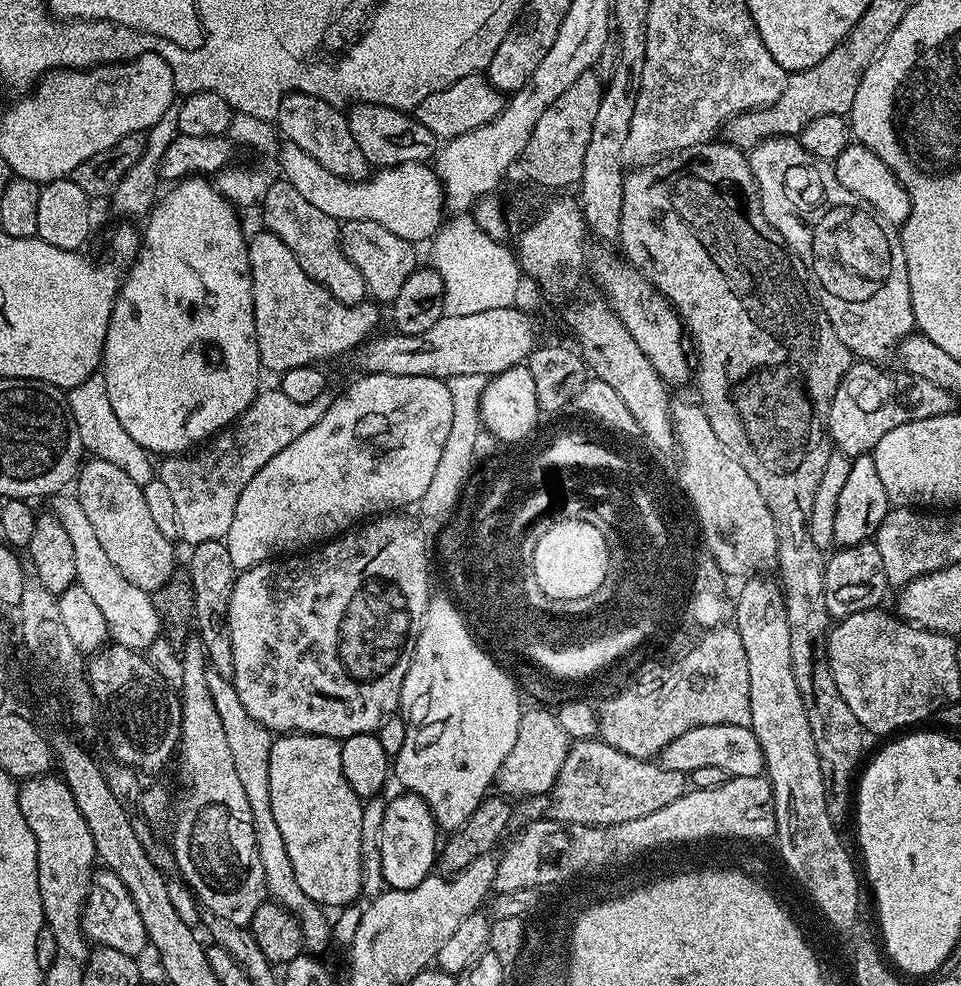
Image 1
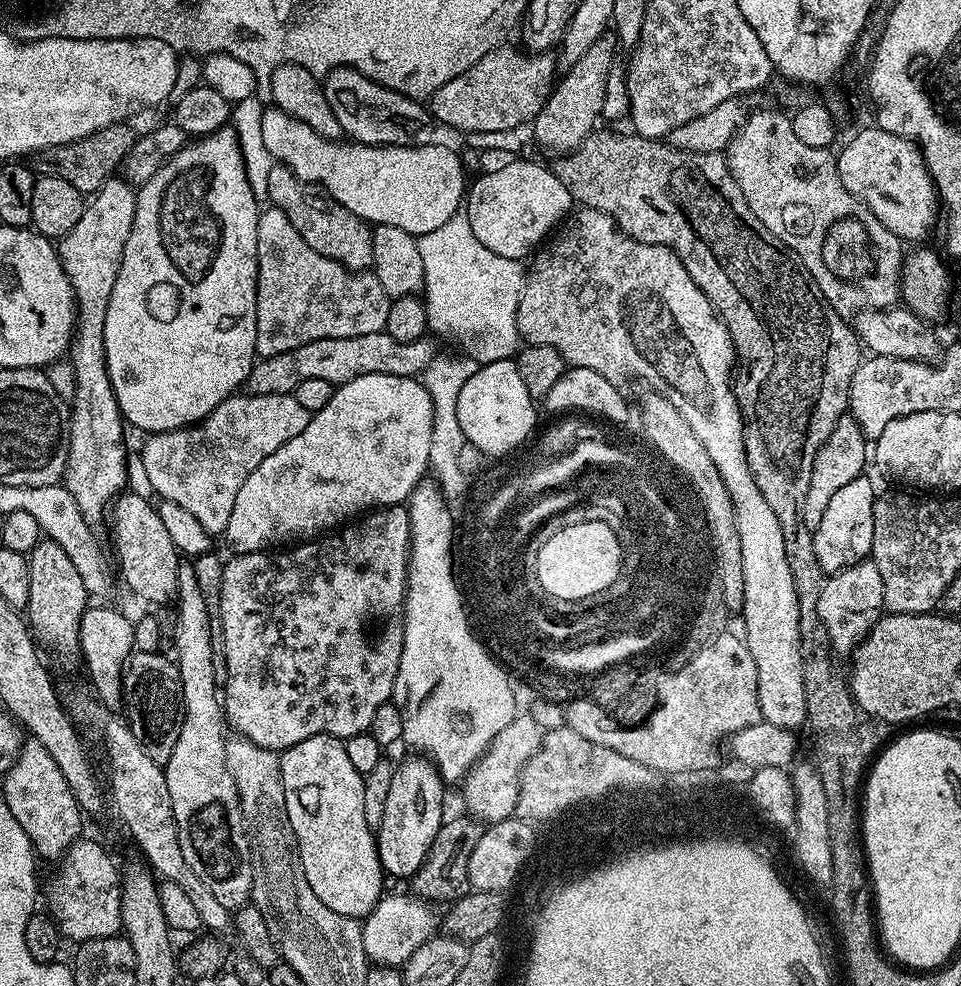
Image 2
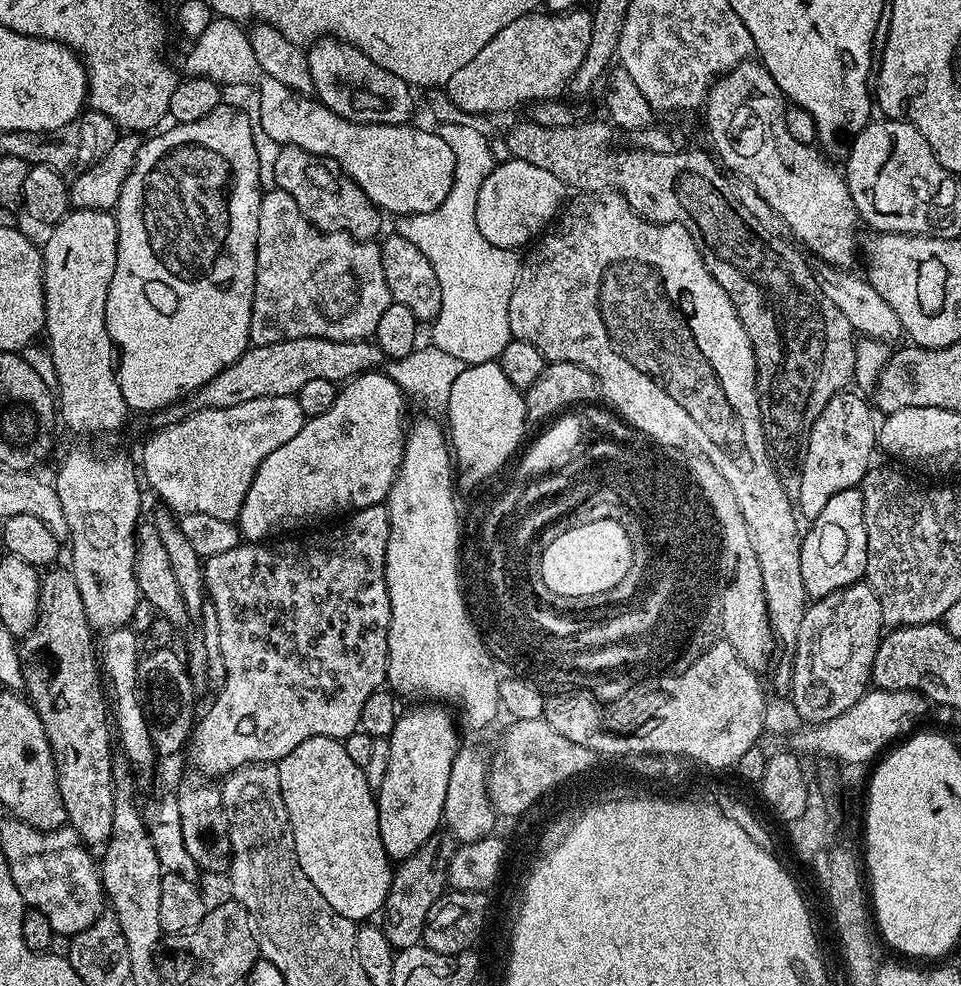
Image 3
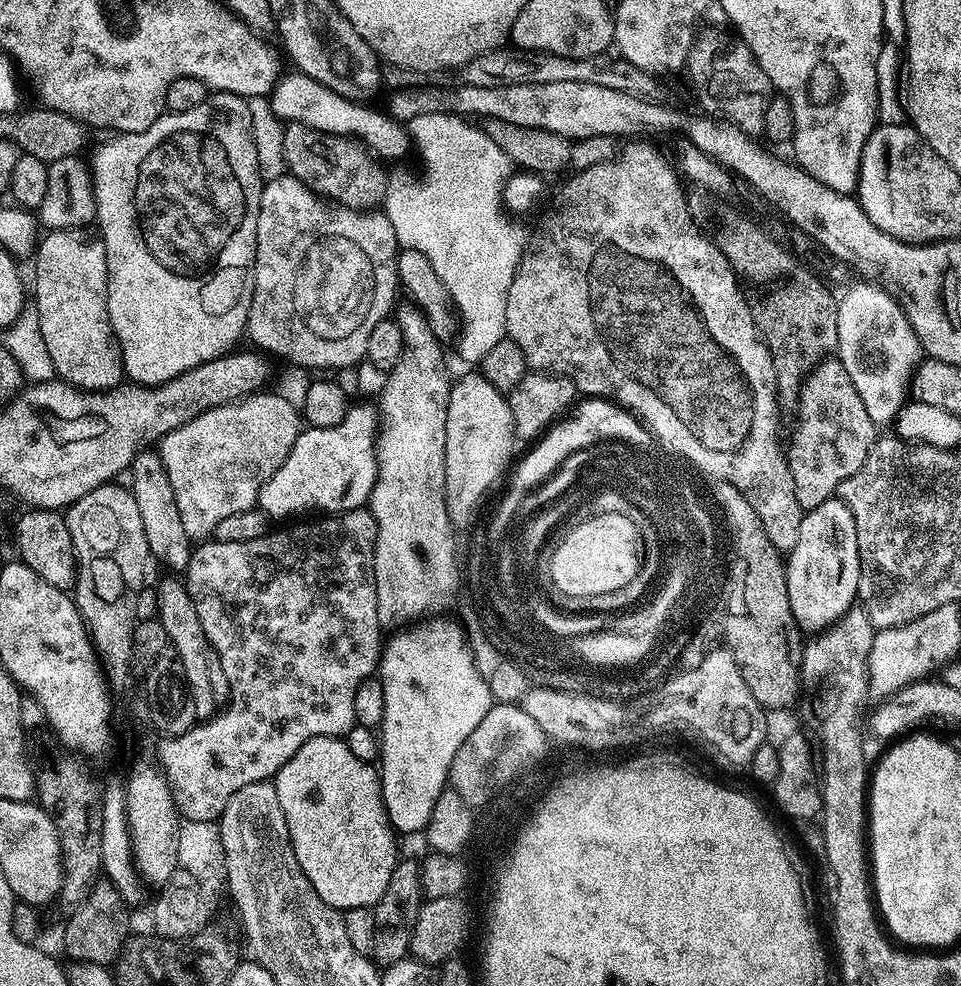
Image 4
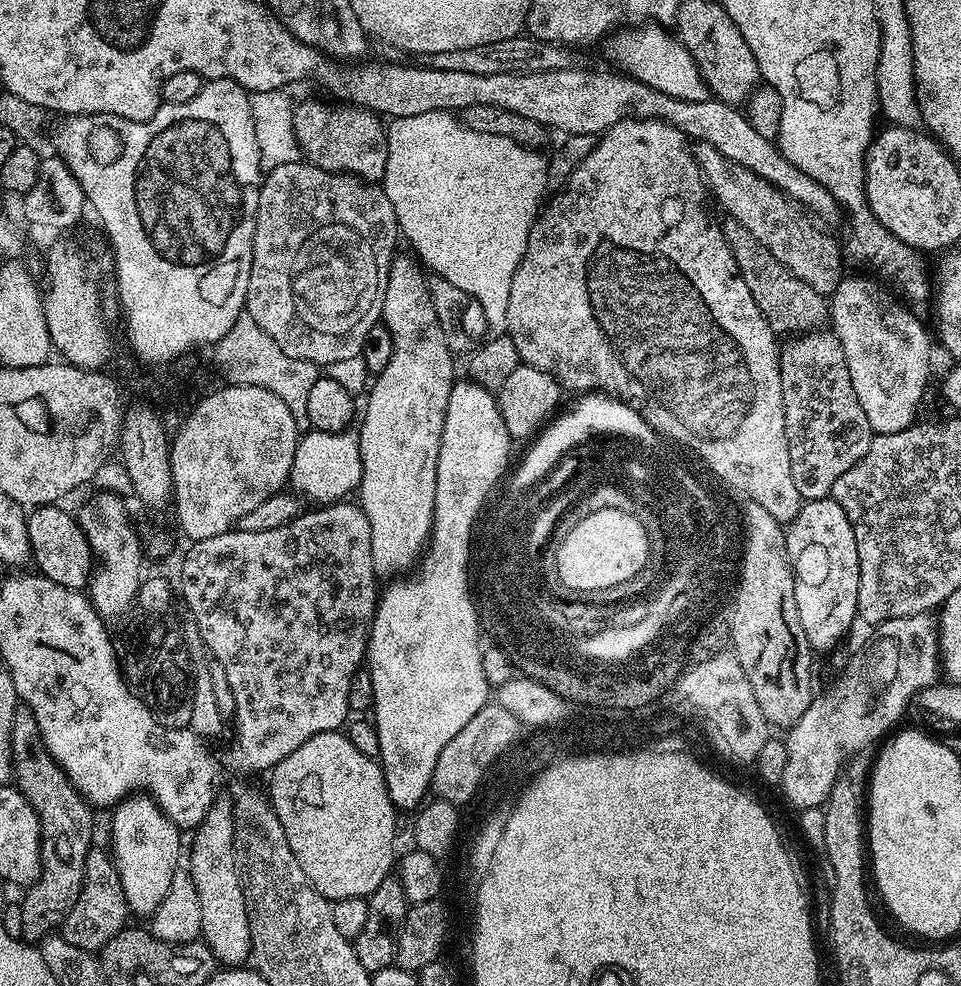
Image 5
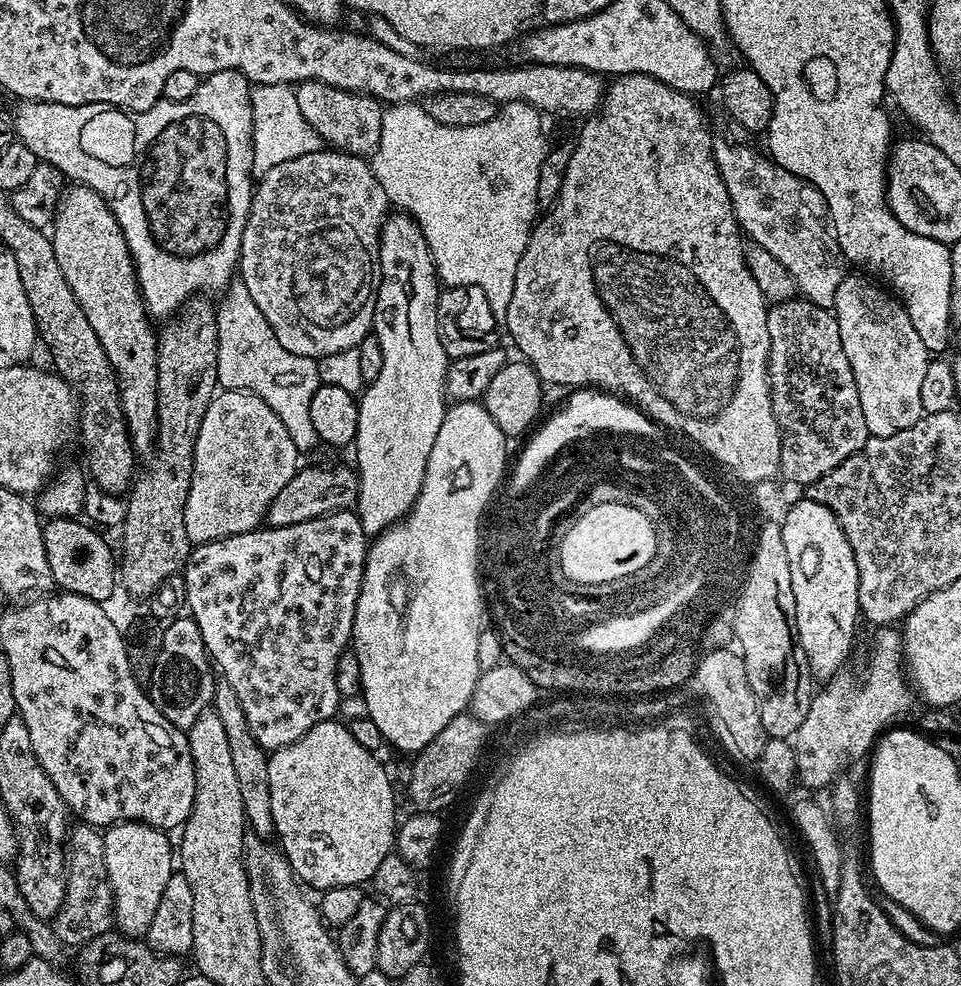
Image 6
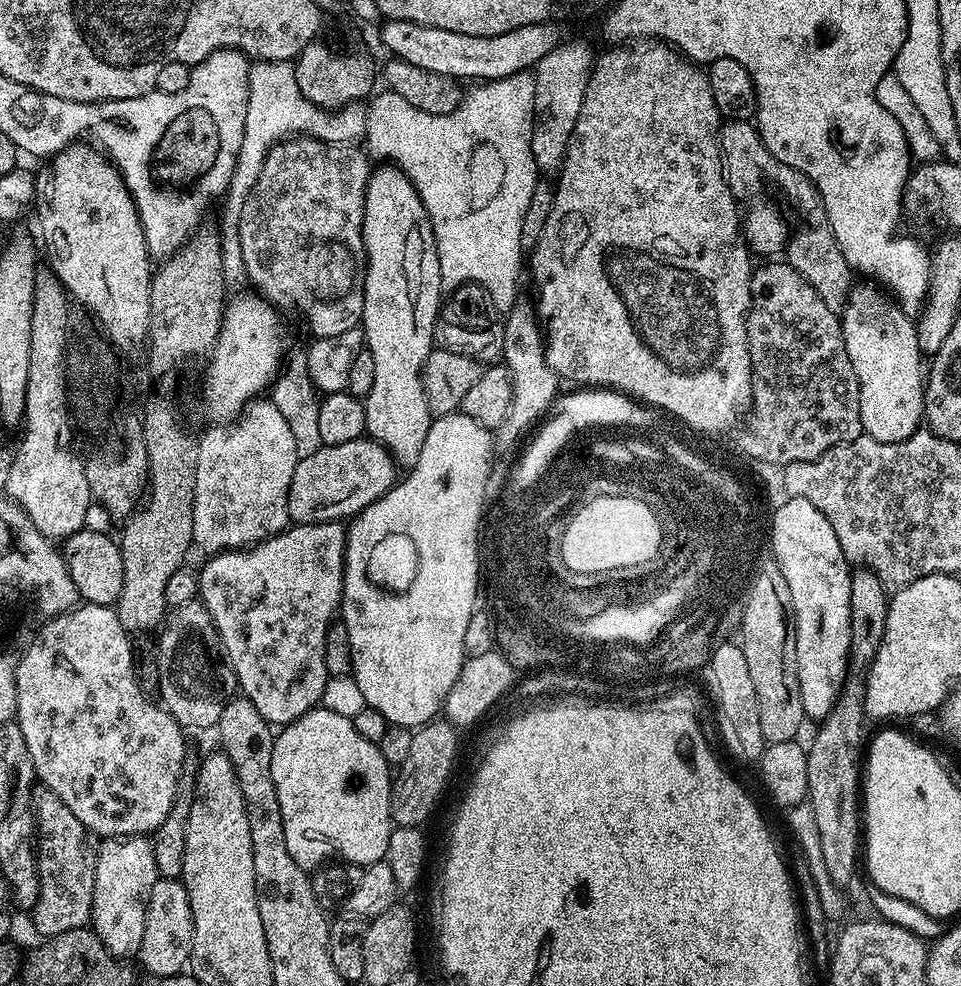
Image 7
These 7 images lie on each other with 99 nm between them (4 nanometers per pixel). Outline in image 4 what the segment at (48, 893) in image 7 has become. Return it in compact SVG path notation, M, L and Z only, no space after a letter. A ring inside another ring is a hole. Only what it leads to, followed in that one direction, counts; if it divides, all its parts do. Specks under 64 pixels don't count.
M97 882L92 893L84 898L81 904L71 909L72 917L64 924L64 952L72 962L82 964L115 965L125 942L130 938L128 932L129 905L107 882Z

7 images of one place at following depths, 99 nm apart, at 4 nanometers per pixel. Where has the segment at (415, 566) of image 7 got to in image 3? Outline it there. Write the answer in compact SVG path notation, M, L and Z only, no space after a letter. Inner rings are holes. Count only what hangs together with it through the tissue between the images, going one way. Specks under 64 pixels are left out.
M497 361L470 364L462 369L454 386L450 386L446 428L450 433L451 451L460 456L454 462L455 467L461 468L466 478L471 480L483 472L492 472L508 452L516 452L521 447L520 439L528 420L524 397L525 393L502 374L502 366ZM420 702L417 708L405 711L398 718L391 736L390 762L386 769L385 780L378 789L376 809L378 810L378 830L382 838L382 846L389 860L399 862L410 858L418 846L433 836L441 827L444 819L444 803L446 802L446 785L450 782L451 764L458 751L456 744L456 728L452 725L452 716L447 707L436 702Z

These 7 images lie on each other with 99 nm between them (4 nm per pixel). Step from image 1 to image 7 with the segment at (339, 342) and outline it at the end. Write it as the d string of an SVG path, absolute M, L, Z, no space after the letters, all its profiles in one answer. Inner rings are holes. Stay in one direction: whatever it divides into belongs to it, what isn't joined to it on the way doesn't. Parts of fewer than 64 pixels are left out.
M313 136L285 138L268 149L262 174L242 206L242 259L247 279L277 309L296 308L313 337L338 338L360 324L366 263L362 218L369 175L369 157L359 147L322 142Z

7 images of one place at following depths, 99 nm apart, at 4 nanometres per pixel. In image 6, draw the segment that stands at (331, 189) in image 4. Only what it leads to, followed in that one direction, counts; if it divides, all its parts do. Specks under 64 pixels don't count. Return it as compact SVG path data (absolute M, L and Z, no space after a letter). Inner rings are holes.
M301 80L295 85L295 90L302 118L310 122L312 129L329 149L365 158L371 157L376 151L382 138L384 108L381 101L372 96L365 96L363 92L347 92L338 86L330 86L317 80Z

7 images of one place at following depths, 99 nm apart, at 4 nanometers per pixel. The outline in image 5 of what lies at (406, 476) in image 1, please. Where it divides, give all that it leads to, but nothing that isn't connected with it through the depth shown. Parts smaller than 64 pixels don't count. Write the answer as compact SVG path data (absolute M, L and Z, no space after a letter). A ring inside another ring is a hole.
M309 431L299 437L294 462L290 488L301 497L316 500L317 505L327 506L333 502L343 501L357 491L360 479L364 473L360 457L360 438L355 431L318 432ZM309 435L309 436L306 436Z

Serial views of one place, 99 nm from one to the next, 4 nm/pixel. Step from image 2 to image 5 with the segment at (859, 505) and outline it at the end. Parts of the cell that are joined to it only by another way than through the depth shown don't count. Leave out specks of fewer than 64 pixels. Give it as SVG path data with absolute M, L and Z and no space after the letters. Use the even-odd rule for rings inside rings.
M830 498L801 503L800 512L787 525L786 548L792 565L794 602L806 642L817 653L828 652L858 616L858 546L842 506Z

